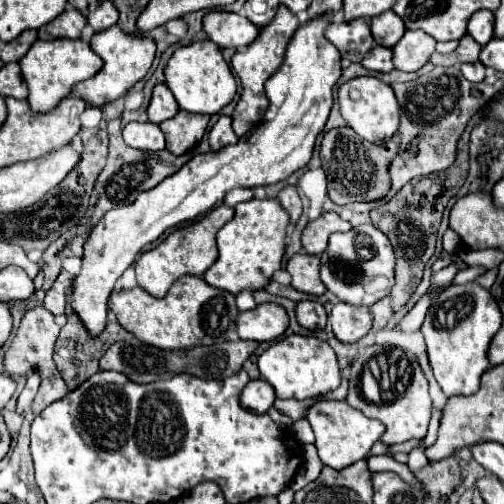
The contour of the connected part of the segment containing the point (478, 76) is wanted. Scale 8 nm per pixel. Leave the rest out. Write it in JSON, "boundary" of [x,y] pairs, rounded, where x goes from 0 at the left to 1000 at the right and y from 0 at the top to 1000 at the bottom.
{"boundary":[[[944,121],[944,125],[921,125],[921,129],[917,129],[917,149],[921,149],[929,161],[937,161],[937,165],[956,161],[956,157],[960,157],[960,145],[964,145],[964,133],[960,133],[952,121]]]}

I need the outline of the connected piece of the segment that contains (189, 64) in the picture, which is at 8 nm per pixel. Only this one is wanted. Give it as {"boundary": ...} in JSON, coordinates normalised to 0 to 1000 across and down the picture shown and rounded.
{"boundary":[[[417,77],[353,93],[337,113],[325,149],[329,169],[337,173],[353,200],[353,212],[373,224],[413,224],[413,228],[437,224],[468,188],[468,157],[452,125],[444,121],[437,93]]]}

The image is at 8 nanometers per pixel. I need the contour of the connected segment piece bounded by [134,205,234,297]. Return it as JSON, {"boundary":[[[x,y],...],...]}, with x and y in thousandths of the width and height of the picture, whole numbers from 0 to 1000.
{"boundary":[[[437,407],[429,415],[421,415],[409,431],[401,431],[397,438],[349,454],[341,466],[329,470],[329,478],[313,482],[306,494],[286,498],[278,506],[278,514],[266,522],[270,534],[270,550],[274,550],[274,565],[294,577],[306,589],[325,589],[333,581],[333,573],[341,569],[341,562],[365,546],[393,546],[401,550],[421,522],[433,514],[433,490],[429,490],[429,458],[452,442],[464,431],[464,415]]]}

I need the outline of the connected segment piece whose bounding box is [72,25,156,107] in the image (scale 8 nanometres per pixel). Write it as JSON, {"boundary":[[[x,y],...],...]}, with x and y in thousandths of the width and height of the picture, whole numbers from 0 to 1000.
{"boundary":[[[230,50],[210,62],[190,65],[179,81],[179,93],[194,113],[202,113],[206,129],[187,153],[179,153],[163,165],[151,165],[143,173],[143,185],[155,185],[159,192],[175,196],[183,212],[202,212],[210,204],[230,200],[234,192],[246,192],[294,145],[294,137],[302,133],[302,121],[306,121],[306,105],[310,105],[310,89],[298,73],[254,69],[254,65],[238,62]]]}

